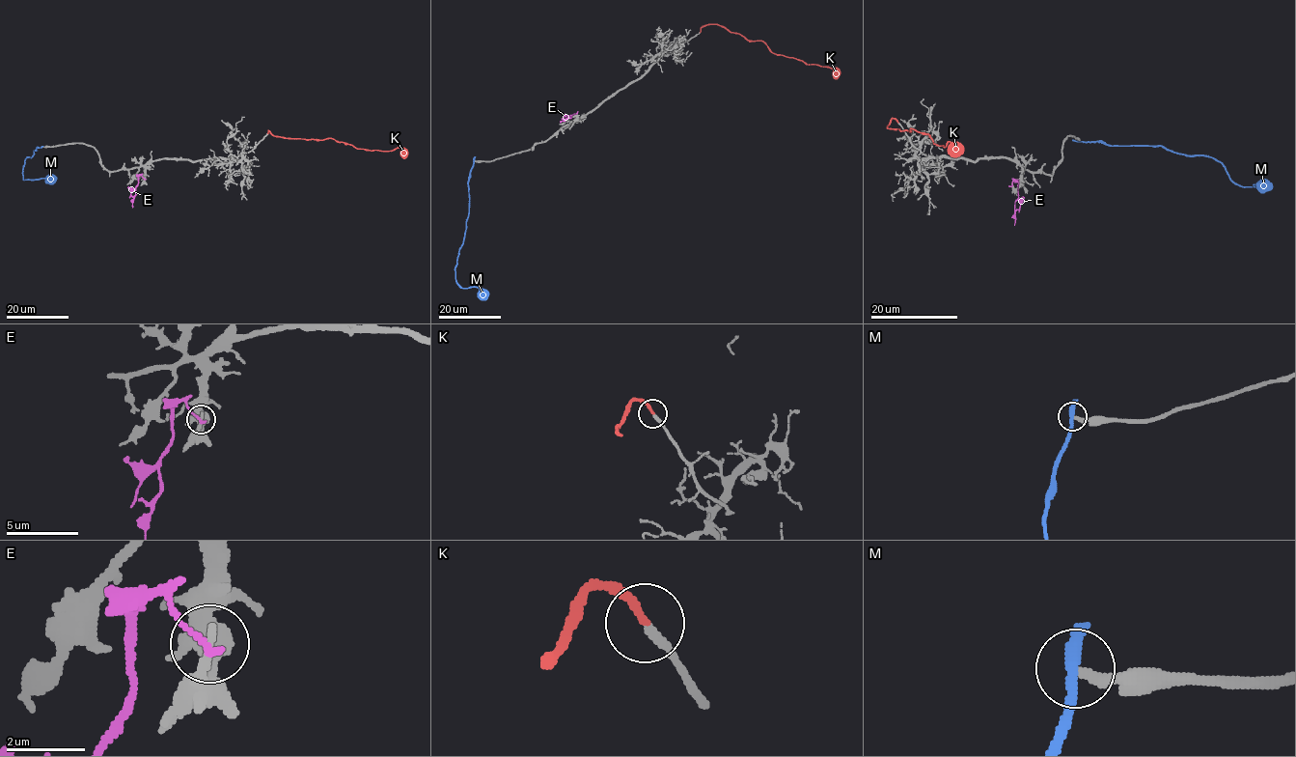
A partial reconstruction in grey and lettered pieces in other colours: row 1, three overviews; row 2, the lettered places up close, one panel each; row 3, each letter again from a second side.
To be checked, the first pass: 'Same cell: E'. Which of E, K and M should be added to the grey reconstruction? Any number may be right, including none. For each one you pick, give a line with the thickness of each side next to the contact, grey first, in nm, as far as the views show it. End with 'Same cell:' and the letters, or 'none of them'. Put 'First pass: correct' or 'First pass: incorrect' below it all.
K: Thickness 220 nm (grey) against 220 nm
Same cell: K
First pass: incorrect

